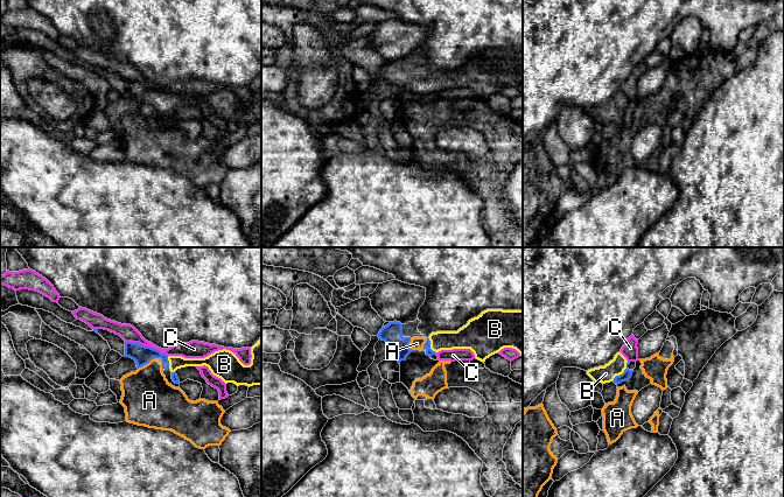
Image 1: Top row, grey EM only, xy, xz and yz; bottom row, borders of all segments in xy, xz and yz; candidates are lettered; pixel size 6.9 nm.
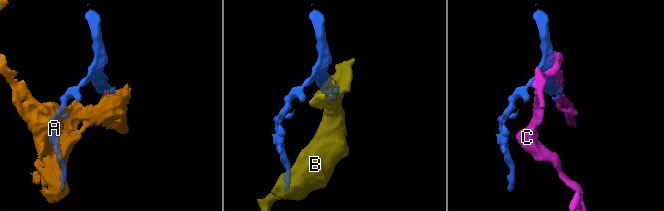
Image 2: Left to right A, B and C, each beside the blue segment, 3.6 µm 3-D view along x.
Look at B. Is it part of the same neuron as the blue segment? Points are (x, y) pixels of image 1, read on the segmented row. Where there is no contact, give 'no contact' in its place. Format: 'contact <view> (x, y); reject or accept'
contact yz (623, 372); accept

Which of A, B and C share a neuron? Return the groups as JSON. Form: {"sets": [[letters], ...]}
{"sets": [["A"], ["B"], ["C"]]}

